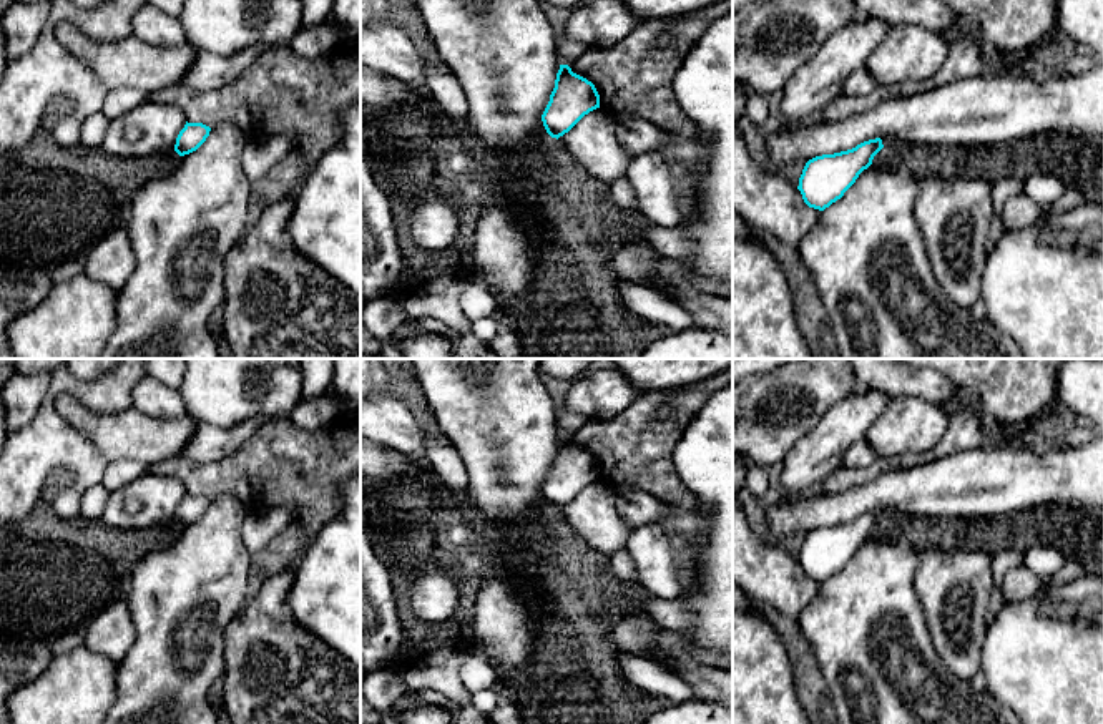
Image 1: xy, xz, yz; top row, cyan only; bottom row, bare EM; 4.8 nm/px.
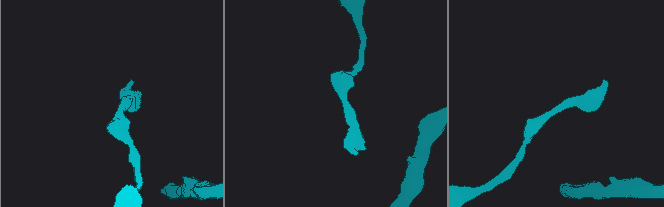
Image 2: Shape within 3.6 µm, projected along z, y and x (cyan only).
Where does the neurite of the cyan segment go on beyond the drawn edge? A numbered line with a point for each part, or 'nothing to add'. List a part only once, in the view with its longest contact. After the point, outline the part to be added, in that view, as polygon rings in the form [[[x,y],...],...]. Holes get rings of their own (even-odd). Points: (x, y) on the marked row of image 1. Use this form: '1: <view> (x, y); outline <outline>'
nothing to add

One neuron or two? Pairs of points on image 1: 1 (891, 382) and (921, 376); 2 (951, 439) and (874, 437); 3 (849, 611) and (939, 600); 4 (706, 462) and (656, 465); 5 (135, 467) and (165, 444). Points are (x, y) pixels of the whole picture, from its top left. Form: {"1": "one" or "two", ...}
{"1": "one", "2": "two", "3": "two", "4": "two", "5": "two"}

